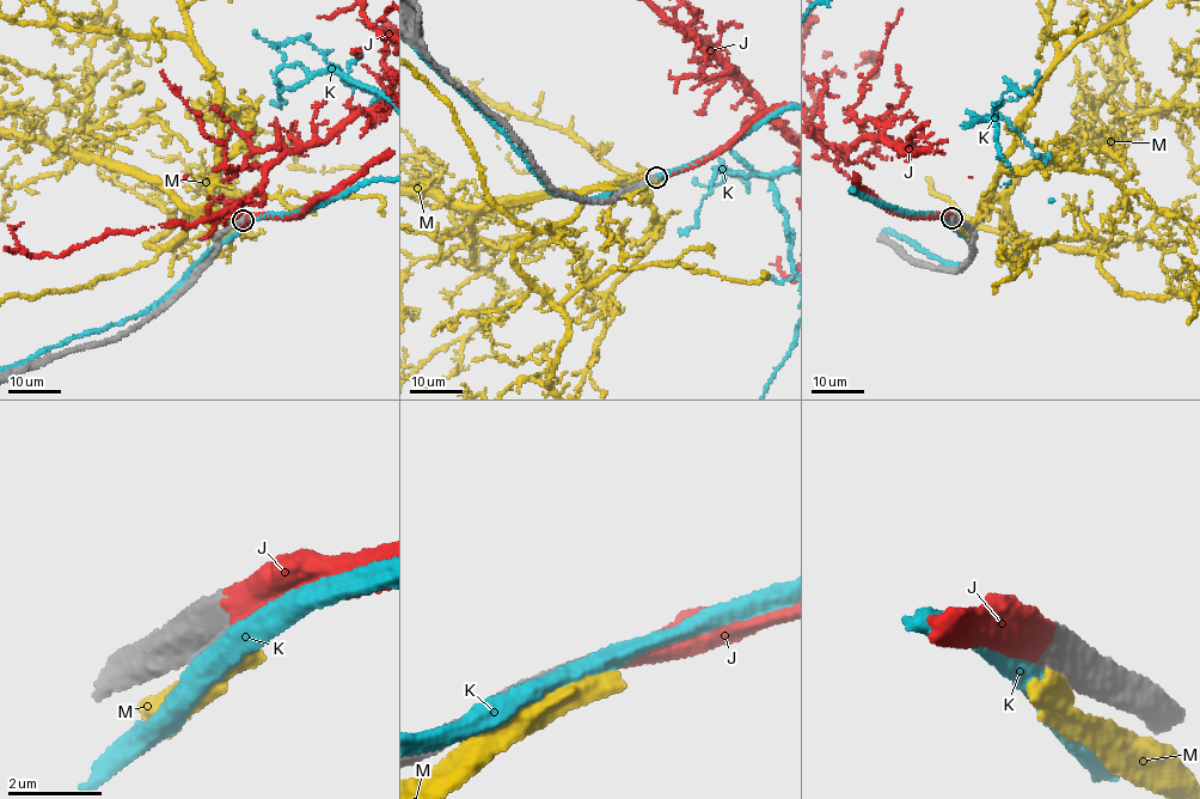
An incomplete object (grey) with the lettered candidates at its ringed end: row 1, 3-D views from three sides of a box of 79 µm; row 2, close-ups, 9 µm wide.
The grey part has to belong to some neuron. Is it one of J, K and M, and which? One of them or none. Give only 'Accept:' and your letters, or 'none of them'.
Accept: J

